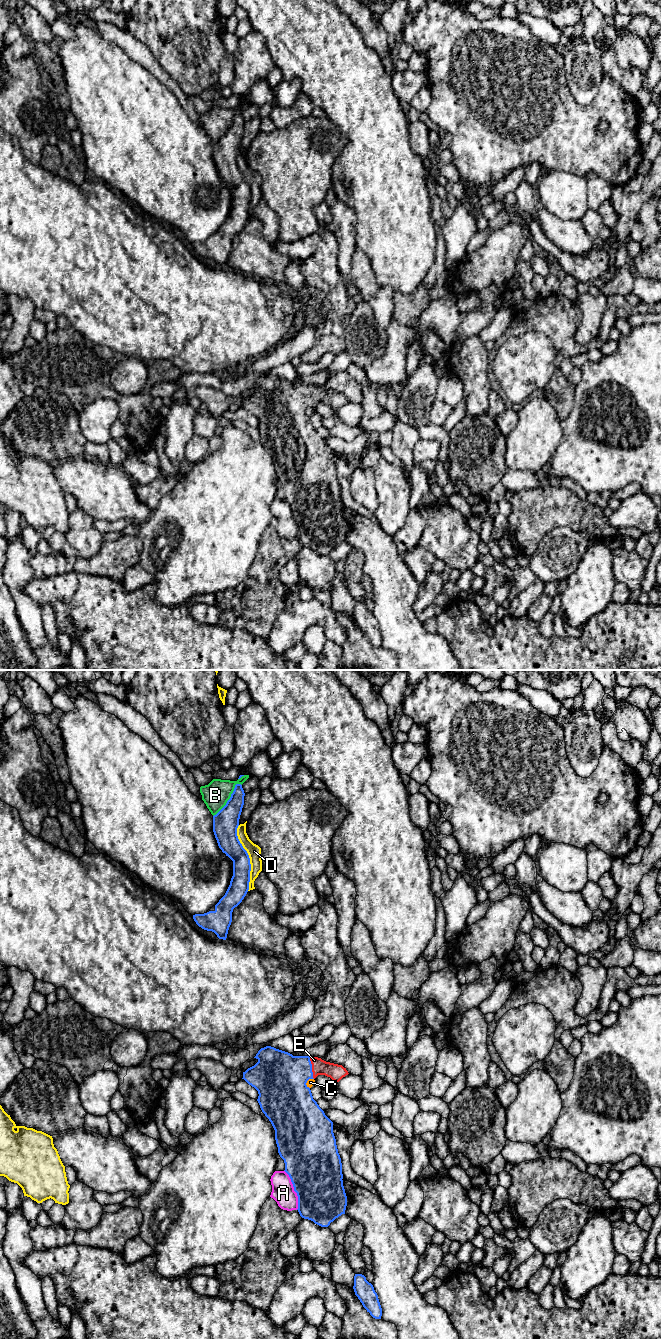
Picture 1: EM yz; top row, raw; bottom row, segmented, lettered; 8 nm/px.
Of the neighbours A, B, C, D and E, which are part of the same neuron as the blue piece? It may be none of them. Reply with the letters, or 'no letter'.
E

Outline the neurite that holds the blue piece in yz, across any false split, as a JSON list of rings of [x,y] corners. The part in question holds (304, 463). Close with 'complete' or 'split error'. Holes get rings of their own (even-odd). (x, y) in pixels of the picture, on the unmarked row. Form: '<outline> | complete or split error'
[[[271,374],[261,376],[254,386],[258,390],[243,400],[242,407],[258,419],[257,429],[260,436],[275,458],[278,481],[285,491],[284,499],[289,503],[298,524],[297,538],[302,546],[311,548],[321,555],[328,555],[336,546],[345,542],[347,534],[347,524],[342,508],[342,491],[333,461],[333,450],[313,427],[306,411],[318,403],[325,403],[339,410],[349,401],[342,393],[326,390],[318,385],[293,384]]] | split error

